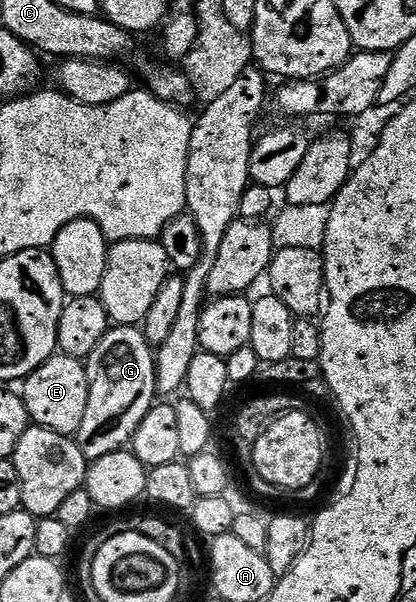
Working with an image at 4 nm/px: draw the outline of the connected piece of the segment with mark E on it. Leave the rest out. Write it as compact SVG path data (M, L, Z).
M63 352L53 354L50 360L46 360L46 364L42 364L42 368L23 379L22 397L29 419L35 425L44 426L55 433L75 436L82 428L90 400L89 377L89 367L81 359L71 358Z

